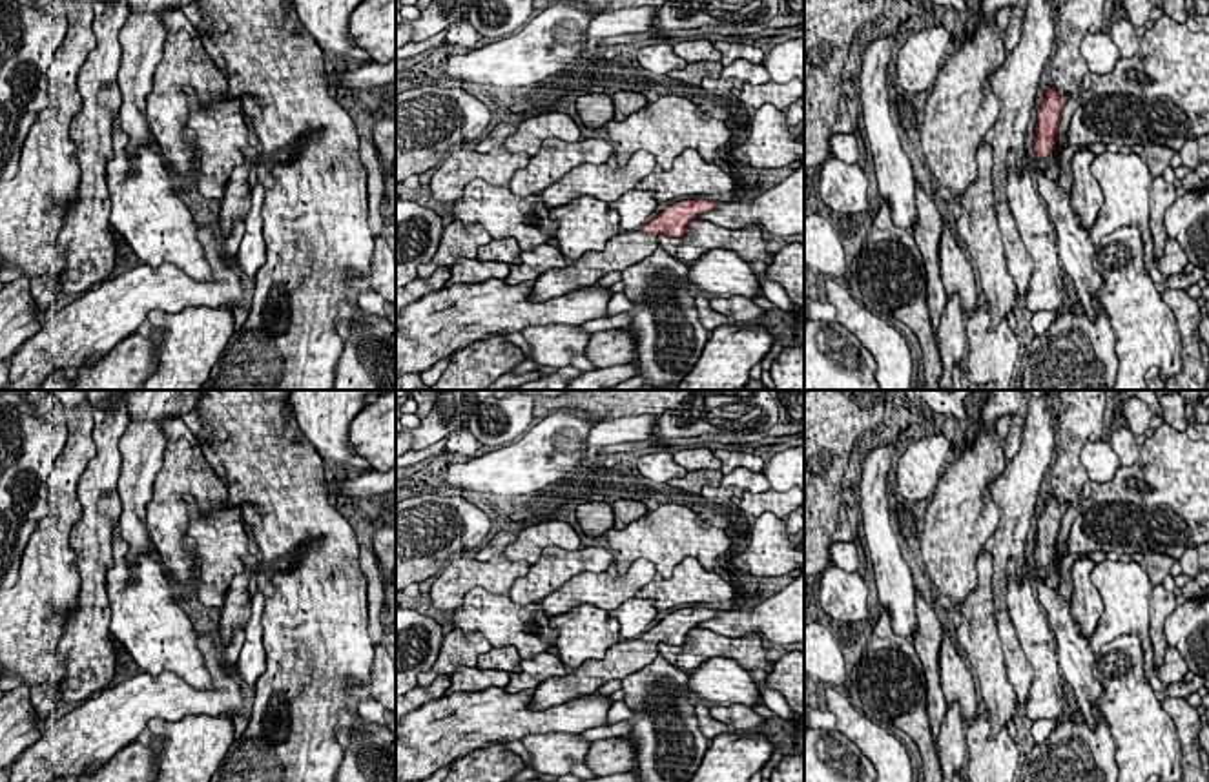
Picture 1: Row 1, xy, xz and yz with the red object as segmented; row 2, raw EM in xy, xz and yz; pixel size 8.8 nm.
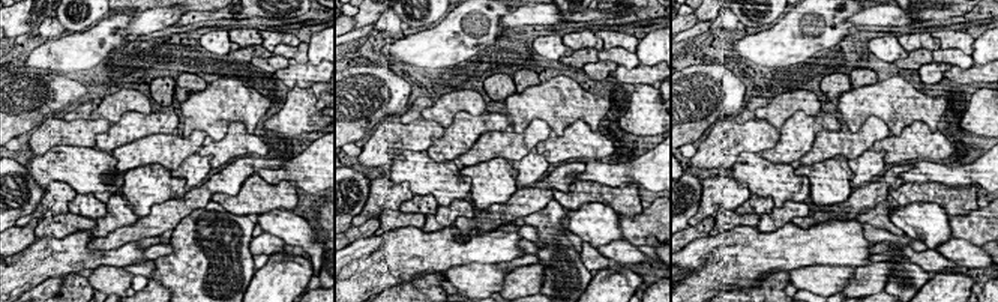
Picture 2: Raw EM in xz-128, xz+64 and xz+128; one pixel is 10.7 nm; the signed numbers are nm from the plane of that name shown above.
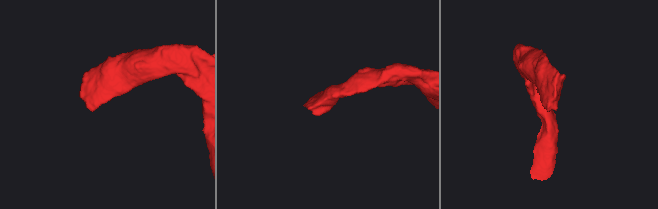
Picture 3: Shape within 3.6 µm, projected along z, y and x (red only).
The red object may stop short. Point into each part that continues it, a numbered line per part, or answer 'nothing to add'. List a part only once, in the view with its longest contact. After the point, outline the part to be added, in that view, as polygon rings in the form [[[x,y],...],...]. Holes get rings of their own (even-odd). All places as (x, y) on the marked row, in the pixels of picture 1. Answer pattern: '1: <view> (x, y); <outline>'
1: yz (1049, 164); [[[1069,133],[1058,135],[1056,144],[1050,148],[1049,155],[1038,160],[1039,170],[1052,180],[1059,180],[1059,162],[1058,162],[1058,151],[1063,151],[1063,148],[1069,144]]]

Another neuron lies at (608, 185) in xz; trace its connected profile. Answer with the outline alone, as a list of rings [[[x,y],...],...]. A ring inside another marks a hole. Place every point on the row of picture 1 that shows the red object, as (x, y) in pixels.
[[[644,149],[633,153],[624,168],[582,164],[565,173],[558,182],[545,188],[540,197],[549,208],[567,206],[584,195],[611,204],[625,191],[636,190],[638,184],[653,173],[655,166],[655,155]]]

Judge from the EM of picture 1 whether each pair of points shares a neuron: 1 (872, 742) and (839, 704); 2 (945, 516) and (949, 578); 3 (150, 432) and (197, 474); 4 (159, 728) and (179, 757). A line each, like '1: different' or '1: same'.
1: same
2: same
3: different
4: same

